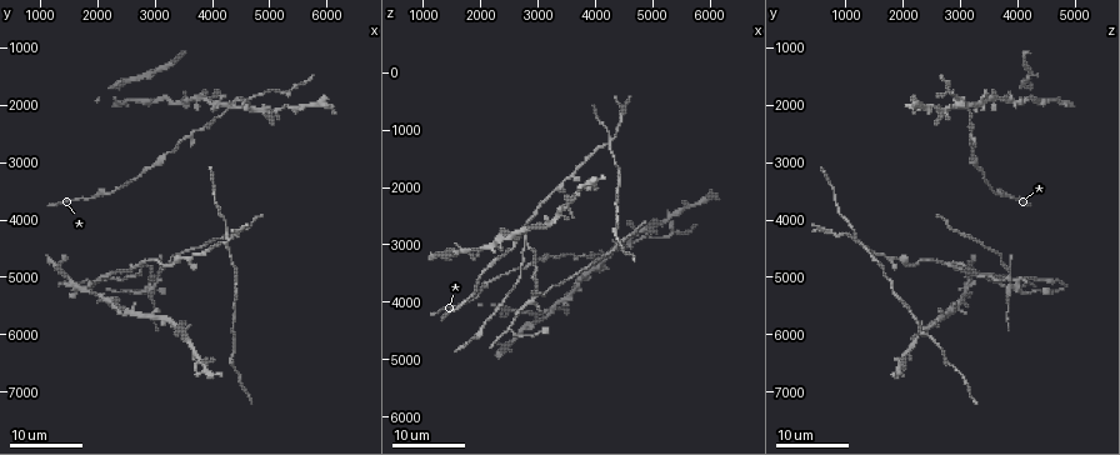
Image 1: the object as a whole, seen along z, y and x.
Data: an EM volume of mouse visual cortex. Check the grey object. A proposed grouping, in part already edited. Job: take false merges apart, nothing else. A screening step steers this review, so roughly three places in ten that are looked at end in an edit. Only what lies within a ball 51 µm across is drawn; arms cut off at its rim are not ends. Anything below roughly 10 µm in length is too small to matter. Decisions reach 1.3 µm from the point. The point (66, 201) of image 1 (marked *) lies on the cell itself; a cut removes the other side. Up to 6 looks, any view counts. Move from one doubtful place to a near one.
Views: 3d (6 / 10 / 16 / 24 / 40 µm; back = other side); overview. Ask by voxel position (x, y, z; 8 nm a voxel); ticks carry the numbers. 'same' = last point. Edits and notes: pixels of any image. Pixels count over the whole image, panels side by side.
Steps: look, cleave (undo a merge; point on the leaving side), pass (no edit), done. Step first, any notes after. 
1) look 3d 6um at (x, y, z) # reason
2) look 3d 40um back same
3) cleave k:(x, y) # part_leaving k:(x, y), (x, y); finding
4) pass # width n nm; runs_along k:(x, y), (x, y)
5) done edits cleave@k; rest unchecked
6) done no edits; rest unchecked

look 3d 16um at (4650, 2000, 2950) # four or more arms meet

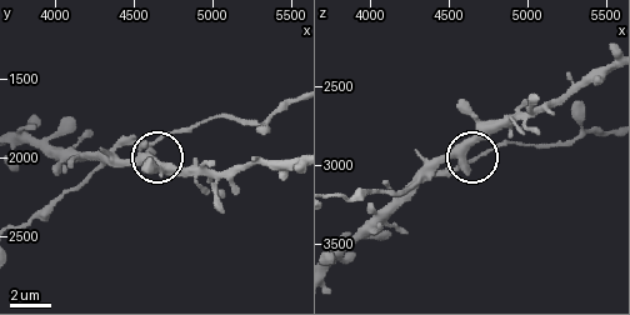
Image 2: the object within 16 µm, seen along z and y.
look 3d 6um same

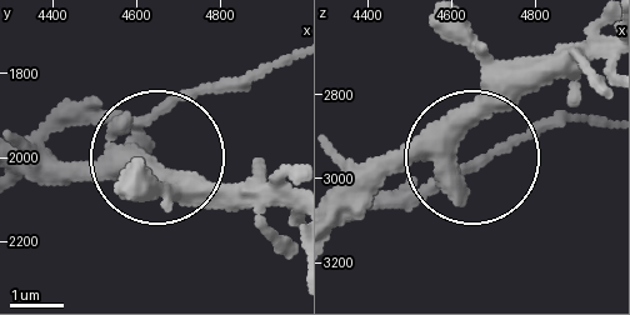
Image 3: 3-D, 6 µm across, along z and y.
look 3d 6um back same # other side

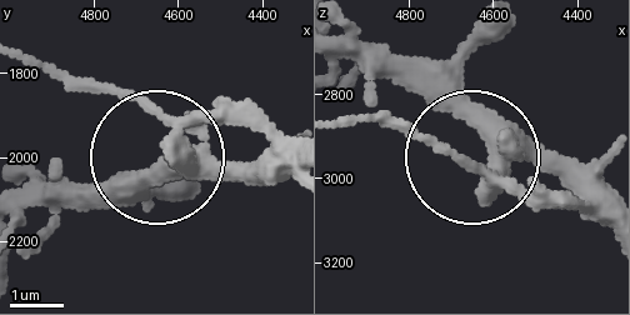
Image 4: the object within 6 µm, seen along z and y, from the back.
pass # runs_along 4:(290, 181), (183, 154), (156, 119), (53, 65); one cell here

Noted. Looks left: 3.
look 3d 24um at (4250, 4400, 1250) # two arms in line, one across

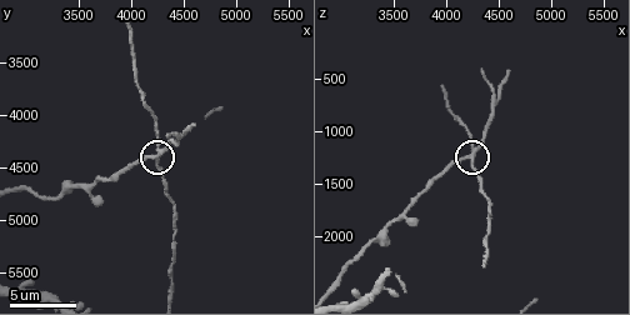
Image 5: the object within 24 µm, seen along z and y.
look 3d 10um at (4240, 4420, 1280)

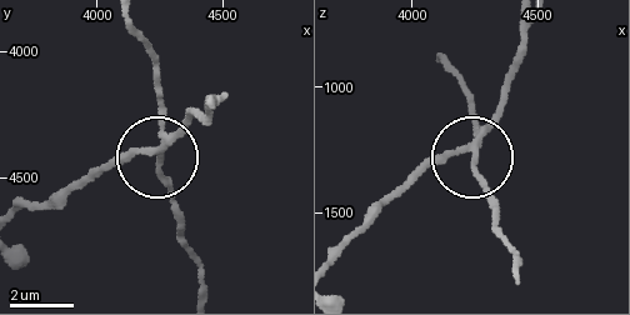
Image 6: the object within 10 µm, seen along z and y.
cleave 6:(166, 176) # part_leaving 6:(164, 145), (164, 175), (196, 288); a second cell is stuck on

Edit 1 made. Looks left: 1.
done edits cleave@6; rest unchecked

